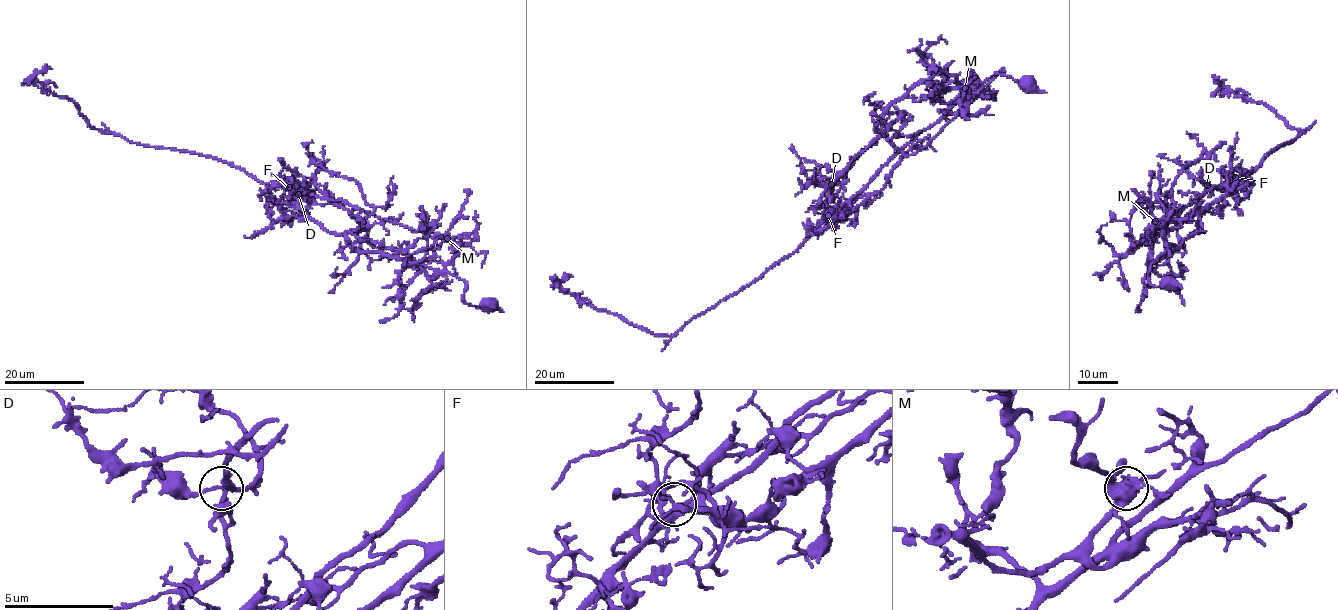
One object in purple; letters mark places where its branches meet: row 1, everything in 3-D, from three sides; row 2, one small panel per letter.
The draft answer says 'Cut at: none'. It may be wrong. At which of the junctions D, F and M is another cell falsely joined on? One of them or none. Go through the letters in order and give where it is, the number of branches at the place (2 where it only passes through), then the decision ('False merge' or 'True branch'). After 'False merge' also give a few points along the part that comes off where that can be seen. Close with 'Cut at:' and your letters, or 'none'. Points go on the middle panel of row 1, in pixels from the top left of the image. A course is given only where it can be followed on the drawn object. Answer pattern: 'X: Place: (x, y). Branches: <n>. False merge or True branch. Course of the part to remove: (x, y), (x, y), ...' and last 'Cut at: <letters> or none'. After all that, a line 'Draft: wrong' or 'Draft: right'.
D: Place: (831, 184). Branches: 4. True branch
F: Place: (828, 215). Branches: 4. True branch
M: Place: (965, 88). Branches: 6. False merge. Course of the part to remove: (964, 88), (963, 97), (791, 253), (670, 336), (648, 332), (581, 301), (560, 286), (572, 276)
Cut at: M
Draft: wrong

